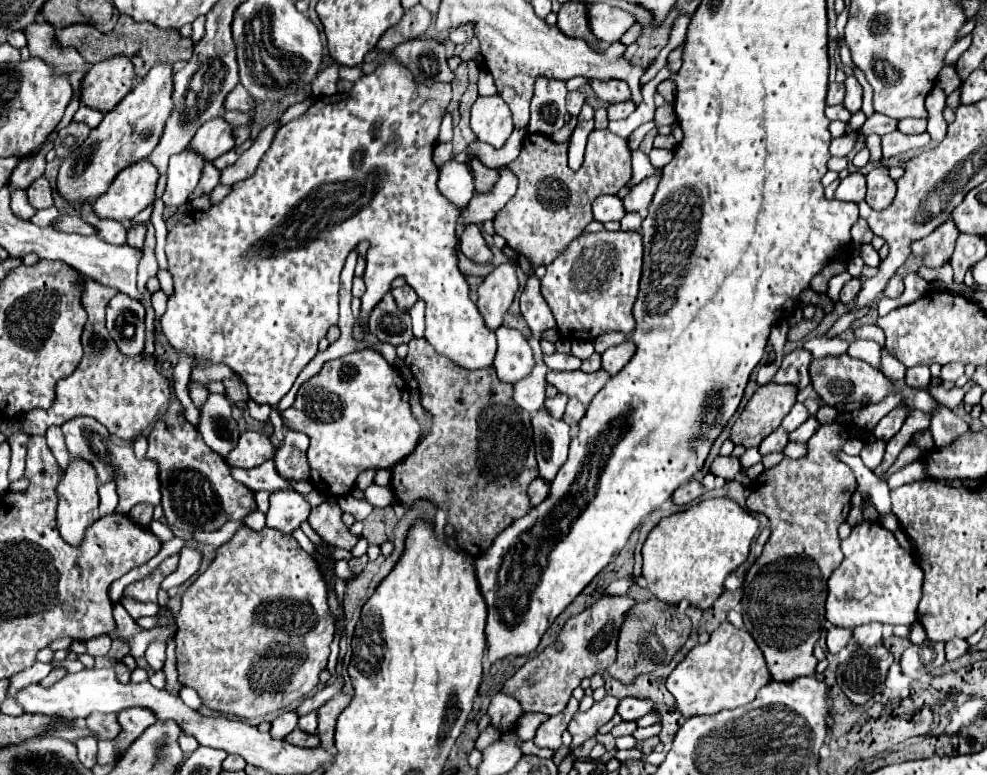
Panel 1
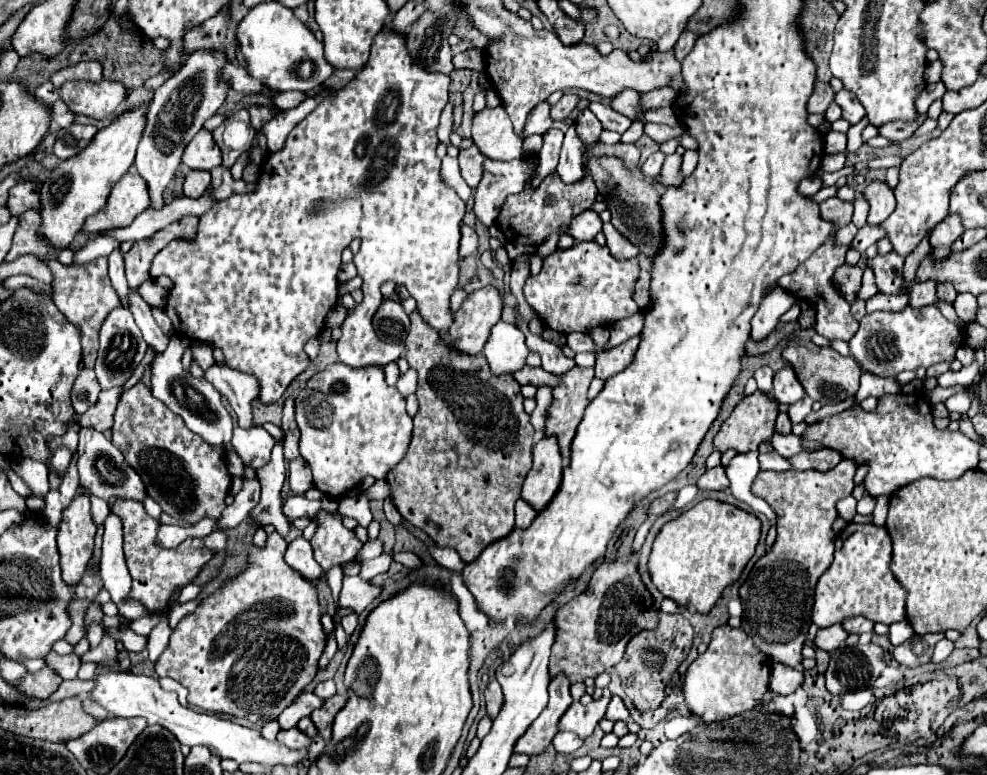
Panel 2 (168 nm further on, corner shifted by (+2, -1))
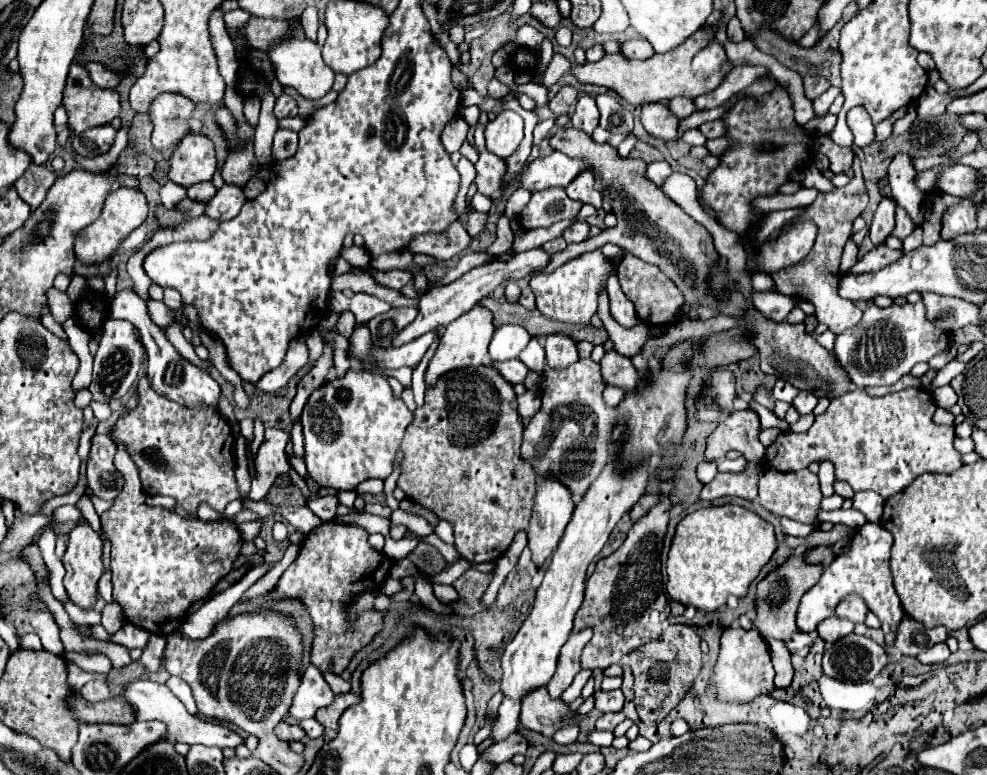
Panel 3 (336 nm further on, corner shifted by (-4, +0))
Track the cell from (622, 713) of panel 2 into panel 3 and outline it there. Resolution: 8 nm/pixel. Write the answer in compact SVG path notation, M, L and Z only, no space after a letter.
M620 689L614 691L594 691L594 707L600 713L612 713L612 711L622 711L624 705L624 695Z

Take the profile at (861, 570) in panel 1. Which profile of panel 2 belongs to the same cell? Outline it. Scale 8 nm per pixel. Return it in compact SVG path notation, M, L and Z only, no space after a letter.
M850 522L836 538L832 566L818 580L812 622L826 628L832 624L842 624L842 620L850 616L864 616L872 622L882 622L888 626L906 620L906 588L902 588L890 572L890 552L892 540L886 528Z

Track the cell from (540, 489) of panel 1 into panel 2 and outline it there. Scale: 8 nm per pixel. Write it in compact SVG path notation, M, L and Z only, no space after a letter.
M518 498L518 504L516 504L516 526L518 528L530 526L530 522L534 520L534 516L536 516L534 508L530 508L530 504L526 504L526 500Z

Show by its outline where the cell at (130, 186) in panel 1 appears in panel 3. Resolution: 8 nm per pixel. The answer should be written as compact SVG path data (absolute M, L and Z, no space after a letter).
M120 187L120 189L112 191L108 195L108 199L104 201L100 217L94 223L90 223L84 231L80 231L80 235L76 235L76 243L74 243L76 259L80 263L86 263L86 265L108 261L116 253L116 249L120 247L120 243L136 227L140 227L146 221L146 217L148 217L148 201L146 201L146 197L144 197L142 191L128 189L128 187Z

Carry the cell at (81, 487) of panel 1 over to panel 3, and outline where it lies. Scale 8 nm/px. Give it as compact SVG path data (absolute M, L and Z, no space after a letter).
M86 521L78 523L76 529L70 533L68 539L68 547L66 547L66 555L62 559L64 567L66 567L66 575L64 575L64 587L68 593L68 599L78 605L80 609L92 609L96 603L96 595L98 595L98 579L104 573L104 565L102 565L102 541L100 537L90 529L90 525Z

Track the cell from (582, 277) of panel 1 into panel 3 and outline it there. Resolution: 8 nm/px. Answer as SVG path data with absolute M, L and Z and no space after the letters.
M596 249L592 253L584 253L576 259L570 259L568 263L560 265L552 273L532 275L530 287L536 295L538 311L548 319L556 319L562 323L588 325L590 317L596 313L596 307L598 307L598 291L606 285L610 269L612 269L610 261L602 255L600 249Z

